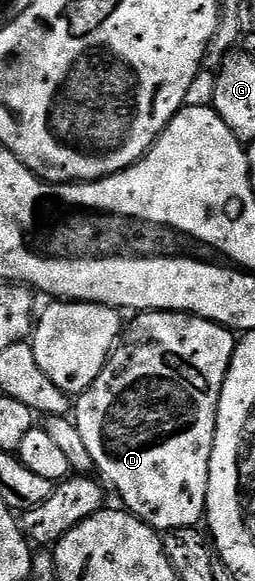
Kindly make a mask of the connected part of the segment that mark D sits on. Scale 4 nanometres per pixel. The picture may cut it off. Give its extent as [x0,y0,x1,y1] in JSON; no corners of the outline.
[74,311,238,531]

